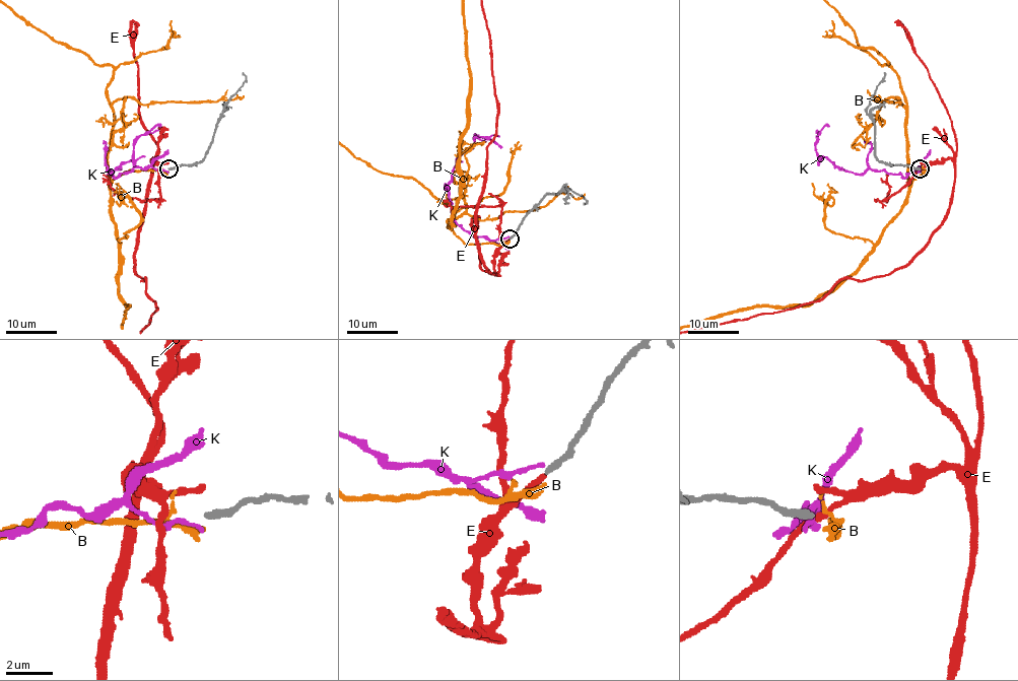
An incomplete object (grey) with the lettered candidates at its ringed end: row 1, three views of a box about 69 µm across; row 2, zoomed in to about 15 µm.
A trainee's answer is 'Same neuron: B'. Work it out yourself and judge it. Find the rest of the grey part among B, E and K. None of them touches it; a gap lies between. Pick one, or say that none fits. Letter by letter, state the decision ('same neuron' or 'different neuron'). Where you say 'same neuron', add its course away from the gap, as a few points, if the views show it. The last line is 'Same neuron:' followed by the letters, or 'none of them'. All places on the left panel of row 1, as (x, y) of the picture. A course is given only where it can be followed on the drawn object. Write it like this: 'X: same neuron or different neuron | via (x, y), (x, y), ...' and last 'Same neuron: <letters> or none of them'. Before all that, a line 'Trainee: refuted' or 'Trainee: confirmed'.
Trainee: refuted
B: different neuron
E: same neuron
K: different neuron
Same neuron: E

